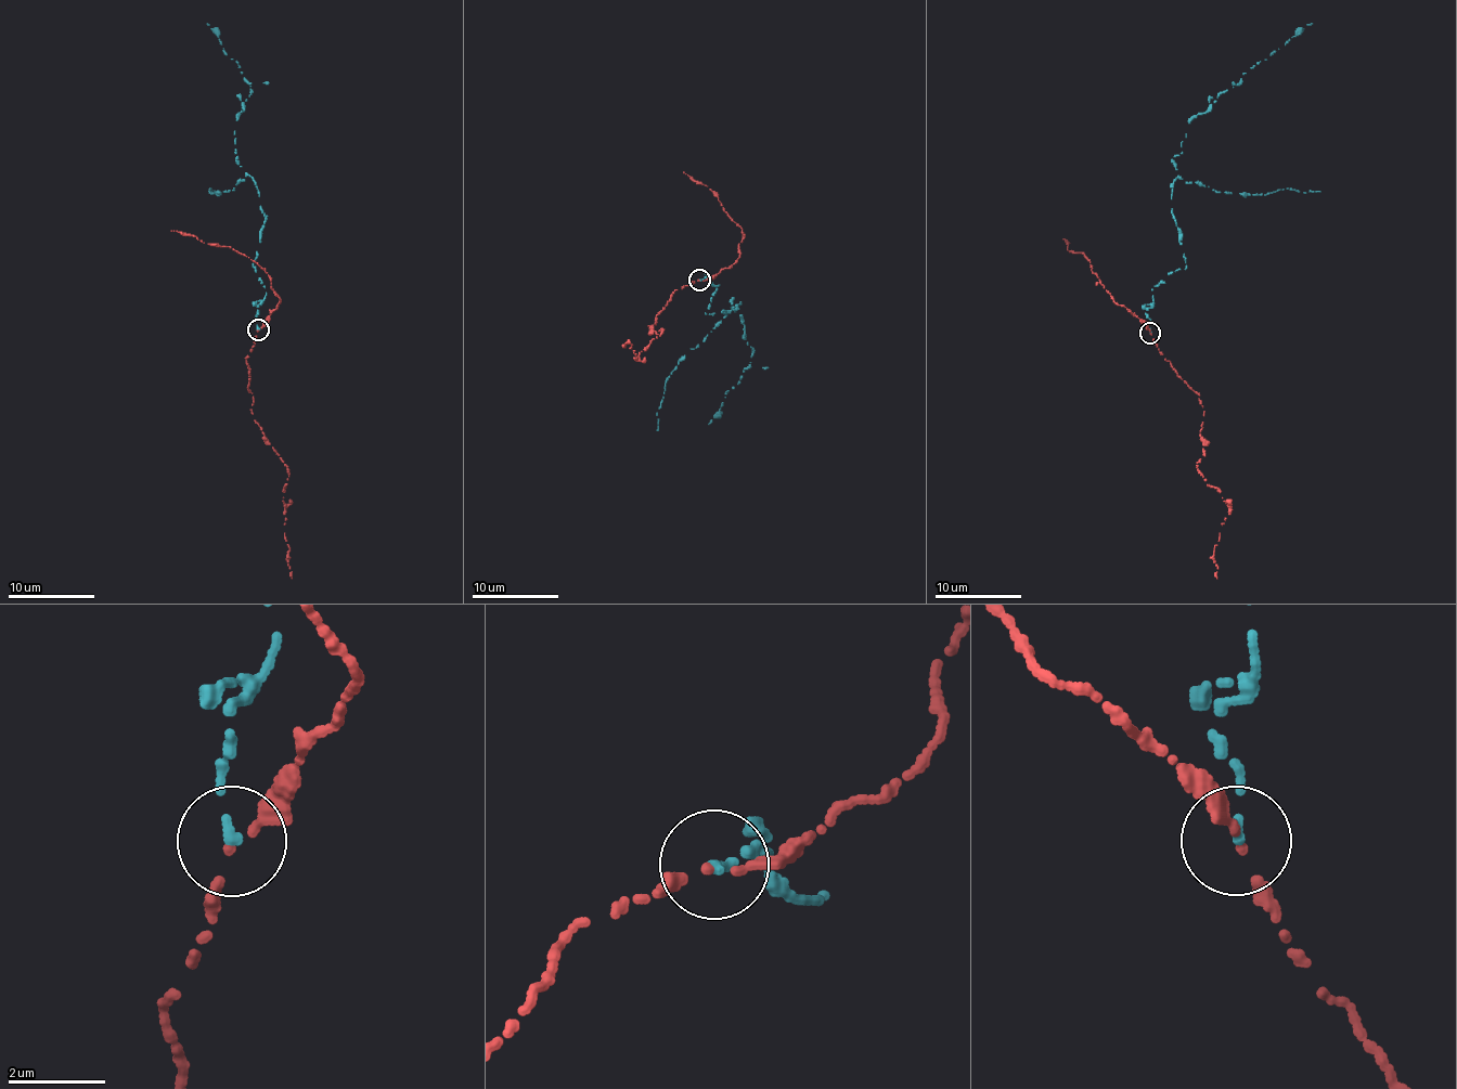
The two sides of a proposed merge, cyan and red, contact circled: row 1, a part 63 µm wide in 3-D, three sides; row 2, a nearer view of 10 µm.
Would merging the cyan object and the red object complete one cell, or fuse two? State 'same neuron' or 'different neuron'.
different neuron

